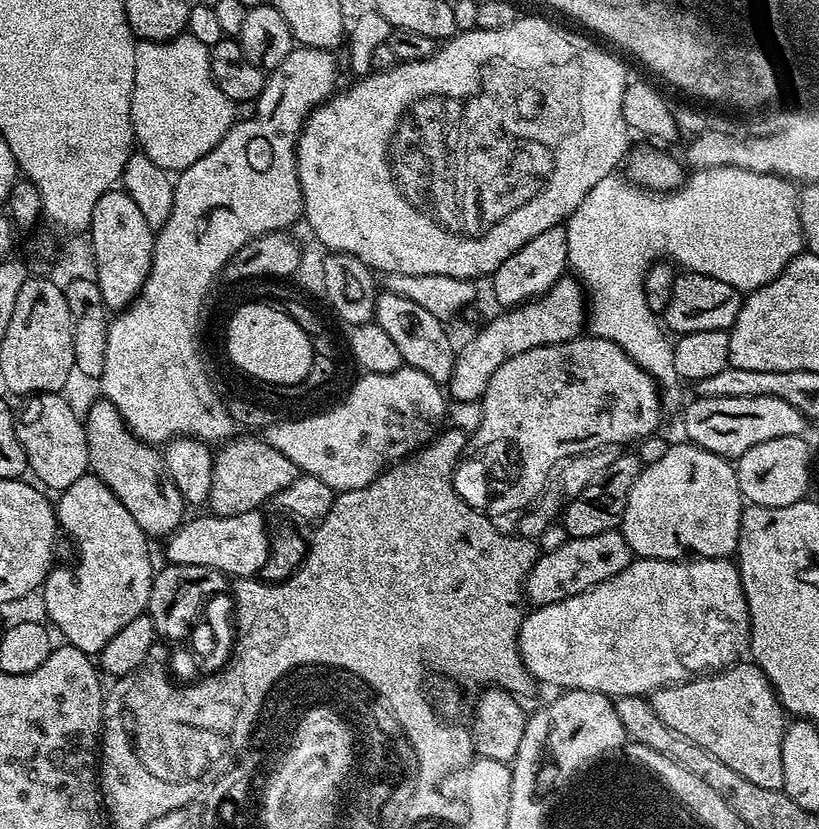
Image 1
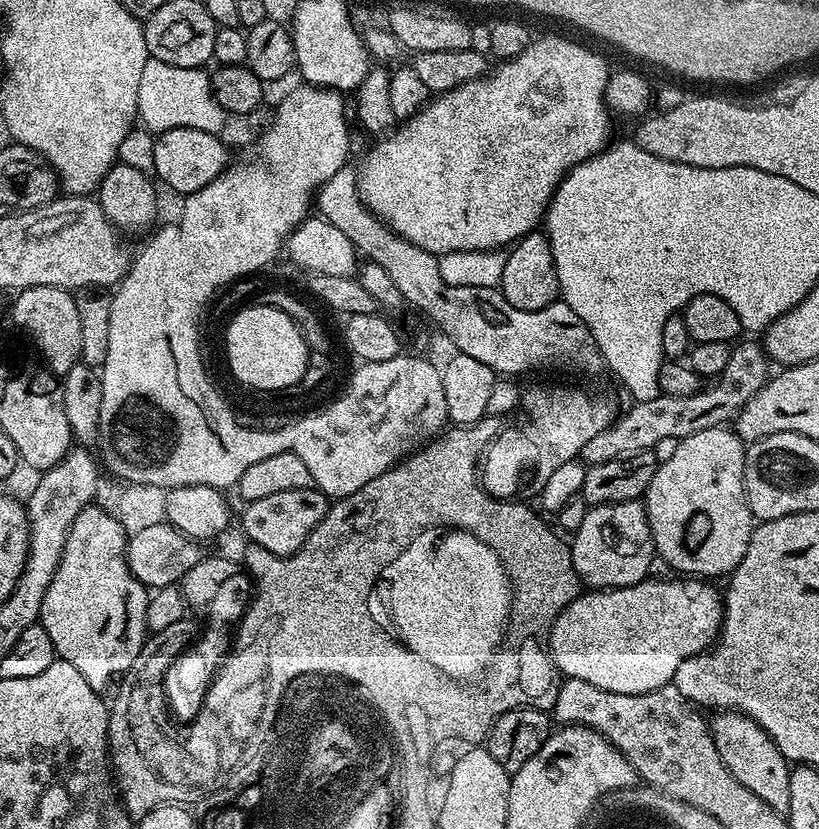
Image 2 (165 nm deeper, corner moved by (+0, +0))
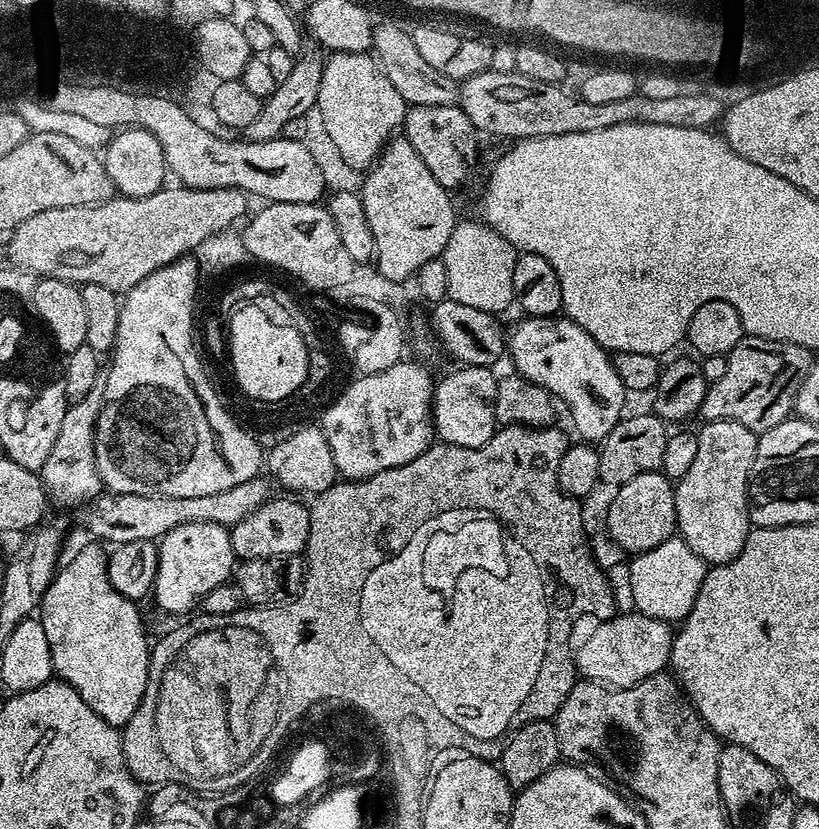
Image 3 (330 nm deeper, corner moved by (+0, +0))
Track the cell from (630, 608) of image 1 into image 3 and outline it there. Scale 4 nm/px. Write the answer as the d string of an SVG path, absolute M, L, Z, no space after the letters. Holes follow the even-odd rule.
M628 610L628 613L617 614L611 620L595 625L597 628L585 638L574 652L574 659L581 677L603 682L613 688L629 688L642 682L648 676L659 676L669 667L672 659L672 638L674 628L667 620L643 616L641 612Z

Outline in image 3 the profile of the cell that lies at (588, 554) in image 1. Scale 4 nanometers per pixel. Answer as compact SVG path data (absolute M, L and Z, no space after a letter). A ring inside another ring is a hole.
M657 470L638 474L615 489L616 497L608 504L608 536L628 554L645 552L673 539L676 530L676 489L673 481Z

